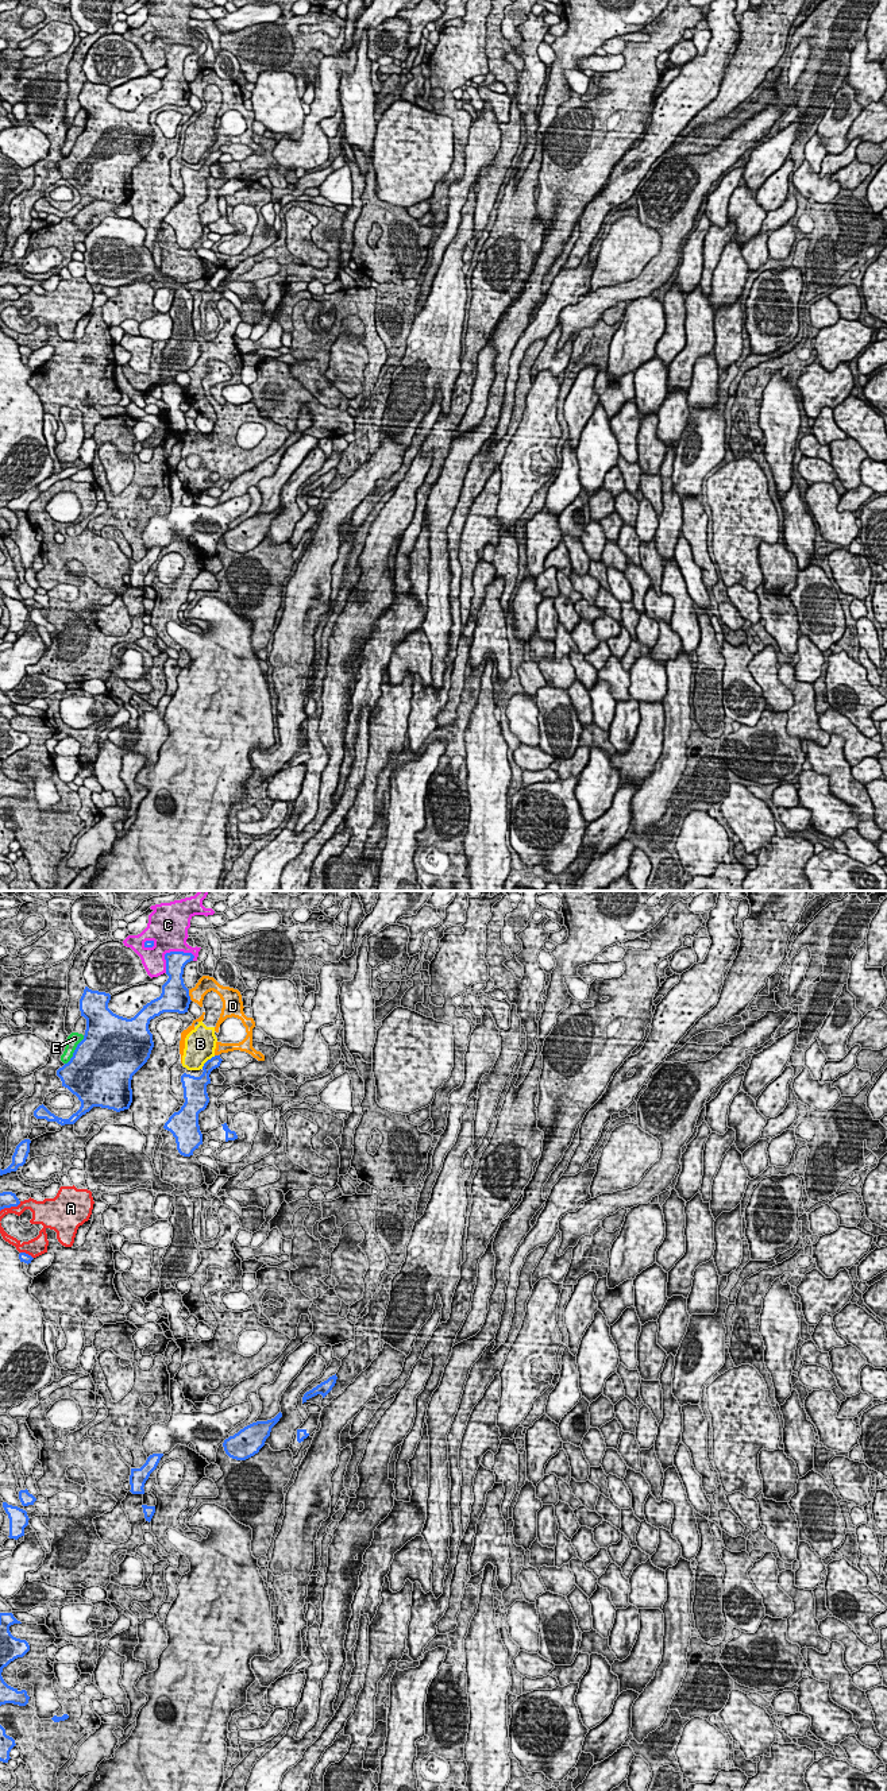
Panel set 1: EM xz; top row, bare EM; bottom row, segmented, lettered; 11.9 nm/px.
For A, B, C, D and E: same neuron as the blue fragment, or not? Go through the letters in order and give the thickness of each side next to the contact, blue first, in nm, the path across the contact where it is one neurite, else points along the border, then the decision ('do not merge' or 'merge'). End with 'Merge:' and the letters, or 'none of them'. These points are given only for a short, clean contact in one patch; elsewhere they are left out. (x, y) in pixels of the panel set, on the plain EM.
A: 120 nm thick on the blue side, 220 nm on the other; do not merge
B: 140 nm thick on the blue side, 380 nm on the other; do not merge
C: 240 nm thick on the blue side, 440 nm on the other; do not merge
D: 340 nm thick on the blue side, 200 nm on the other; do not merge
E: 500 nm thick on the blue side, 160 nm on the other; do not merge
Merge: none of them

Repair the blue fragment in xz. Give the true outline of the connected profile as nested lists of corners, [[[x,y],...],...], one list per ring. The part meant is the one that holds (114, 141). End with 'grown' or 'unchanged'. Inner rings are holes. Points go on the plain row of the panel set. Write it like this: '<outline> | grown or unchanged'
[[[170,45],[165,47],[167,74],[162,78],[159,90],[151,93],[131,112],[119,109],[108,101],[111,88],[92,84],[85,80],[80,92],[81,109],[86,112],[84,132],[77,138],[73,150],[57,163],[62,180],[68,181],[81,194],[80,202],[69,212],[51,206],[43,197],[34,204],[36,212],[57,215],[61,219],[74,217],[93,200],[113,202],[116,205],[128,202],[132,196],[132,169],[147,155],[154,140],[153,127],[149,123],[150,113],[163,105],[188,105],[190,97],[189,82],[184,77],[184,61],[193,54],[192,46]]] | unchanged

